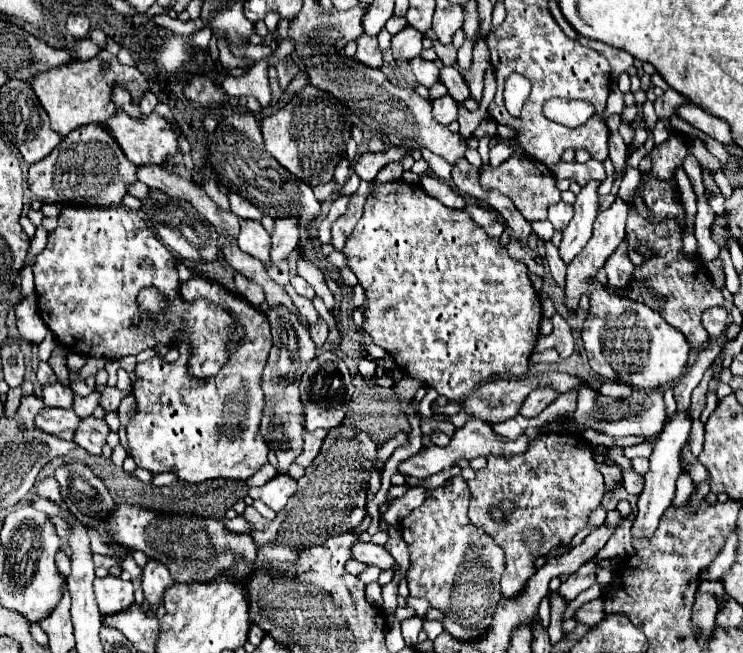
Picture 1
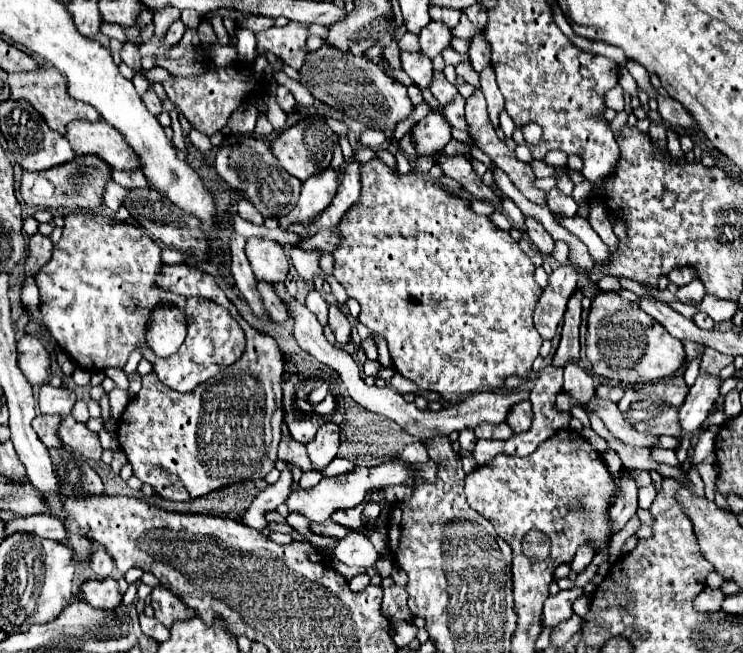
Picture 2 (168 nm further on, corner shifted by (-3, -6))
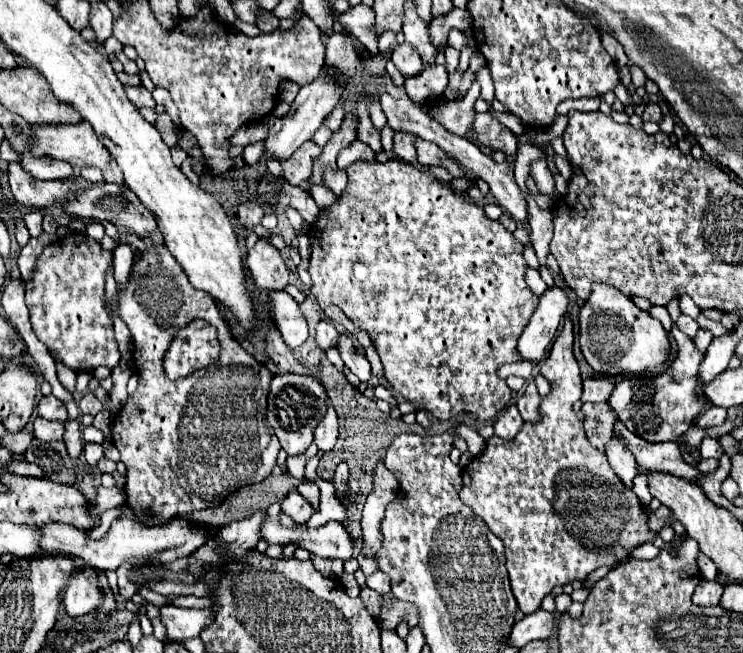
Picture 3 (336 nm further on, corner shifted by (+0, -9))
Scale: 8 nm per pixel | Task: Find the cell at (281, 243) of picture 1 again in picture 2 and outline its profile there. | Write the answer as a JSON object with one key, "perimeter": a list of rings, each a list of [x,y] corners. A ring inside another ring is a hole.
{"perimeter":[[[327,167],[323,173],[309,177],[303,183],[297,207],[293,209],[289,219],[297,219],[297,223],[307,223],[313,215],[329,207],[337,187],[339,187],[339,173],[333,167]]]}

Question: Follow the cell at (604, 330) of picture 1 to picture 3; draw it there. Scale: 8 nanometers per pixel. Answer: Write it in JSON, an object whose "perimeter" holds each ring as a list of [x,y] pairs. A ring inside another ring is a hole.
{"perimeter":[[[594,284],[590,298],[580,310],[580,348],[592,370],[604,376],[652,372],[658,370],[670,358],[670,340],[662,324],[656,318],[652,318],[648,312],[640,310],[628,296],[616,292],[616,288],[606,284]]]}

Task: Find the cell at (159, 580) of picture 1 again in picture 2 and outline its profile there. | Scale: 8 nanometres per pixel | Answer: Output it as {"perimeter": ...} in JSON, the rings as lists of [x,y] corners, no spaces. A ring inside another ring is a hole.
{"perimeter":[[[163,587],[153,589],[151,605],[155,609],[155,617],[165,627],[171,627],[175,621],[185,621],[187,617],[191,617],[191,611],[183,605],[183,601],[179,601],[179,597],[175,597],[175,593],[171,593]]]}

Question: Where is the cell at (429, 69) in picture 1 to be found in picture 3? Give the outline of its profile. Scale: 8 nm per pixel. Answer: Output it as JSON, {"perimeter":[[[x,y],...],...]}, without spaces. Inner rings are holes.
{"perimeter":[[[398,44],[394,50],[392,50],[392,56],[390,60],[394,62],[394,66],[408,78],[408,76],[418,76],[422,70],[424,70],[424,62],[420,60],[418,52],[408,44]]]}

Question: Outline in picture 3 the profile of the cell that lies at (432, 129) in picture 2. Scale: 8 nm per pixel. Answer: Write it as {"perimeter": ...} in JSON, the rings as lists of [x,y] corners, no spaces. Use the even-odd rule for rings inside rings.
{"perimeter":[[[396,132],[394,134],[394,152],[404,162],[420,166],[418,154],[416,154],[416,136],[412,136],[410,132]]]}

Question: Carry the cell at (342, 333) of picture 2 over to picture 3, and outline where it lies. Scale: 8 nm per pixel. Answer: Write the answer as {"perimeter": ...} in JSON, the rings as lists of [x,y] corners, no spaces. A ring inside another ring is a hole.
{"perimeter":[[[340,334],[338,336],[338,350],[340,350],[340,356],[344,360],[344,364],[362,380],[362,382],[368,382],[370,380],[370,362],[358,354],[354,342],[346,336],[346,334]]]}

